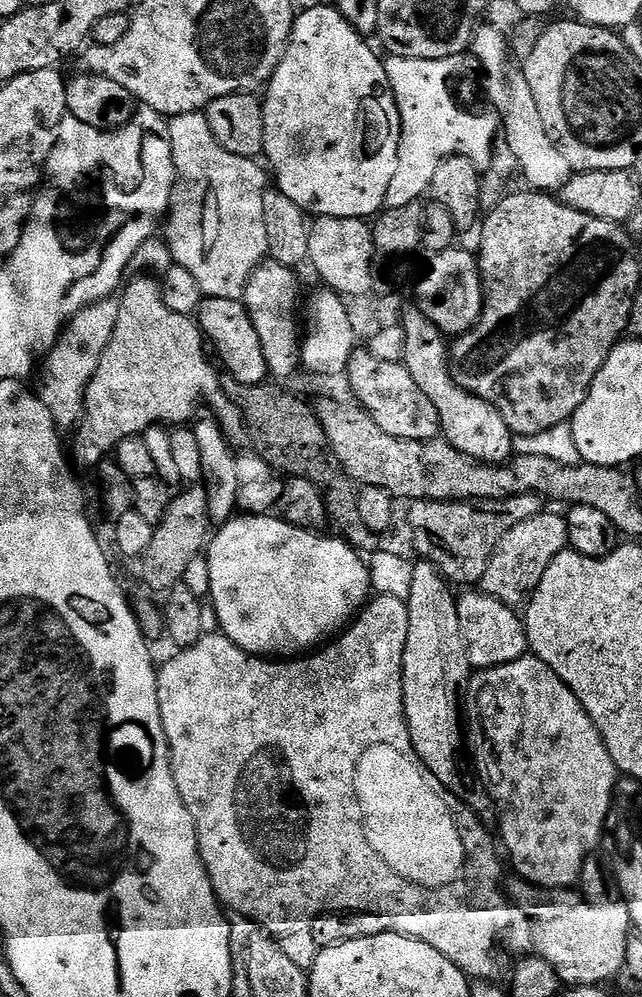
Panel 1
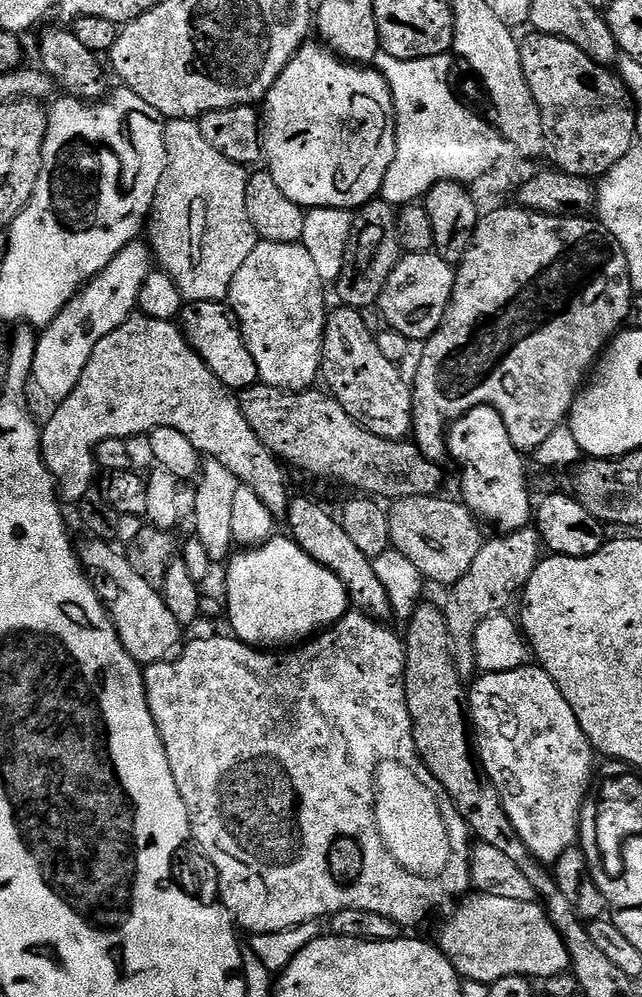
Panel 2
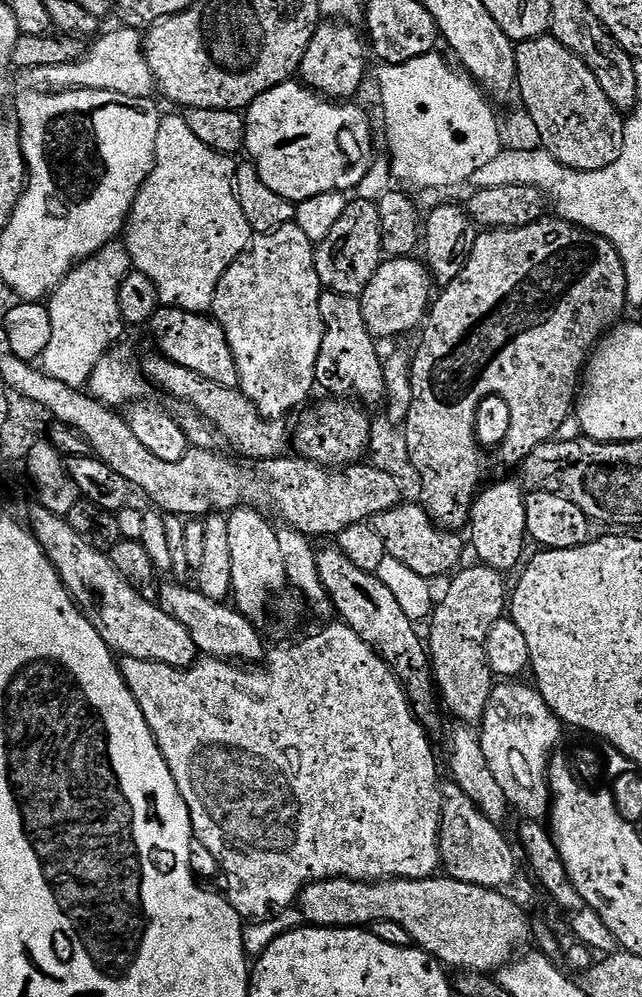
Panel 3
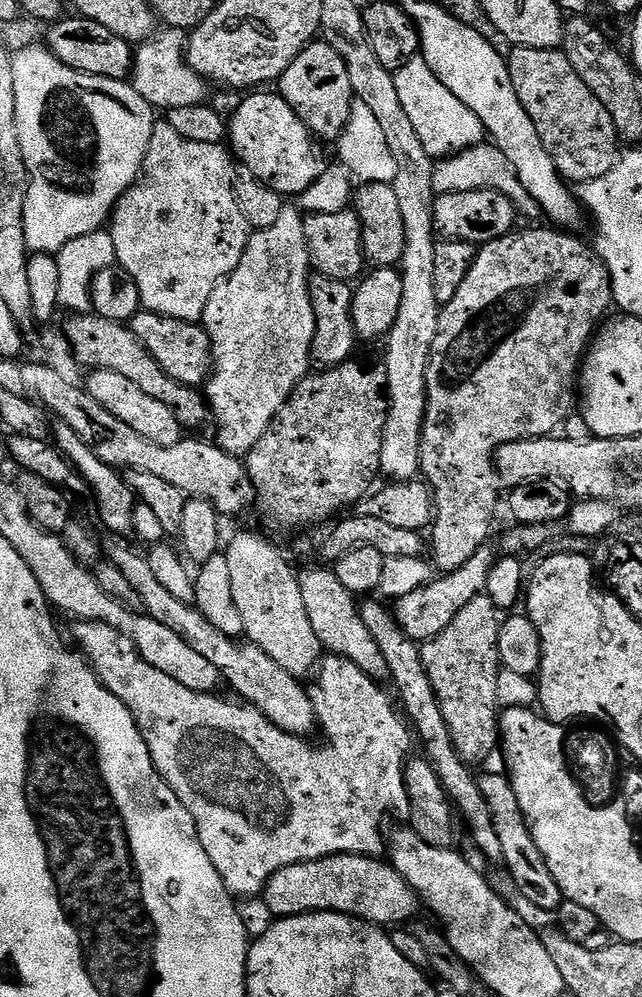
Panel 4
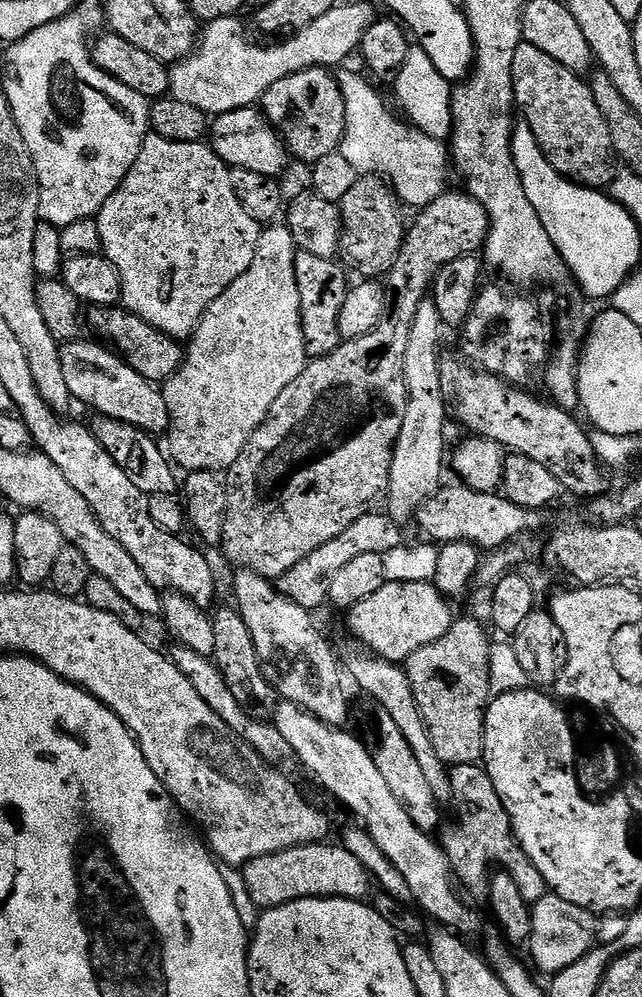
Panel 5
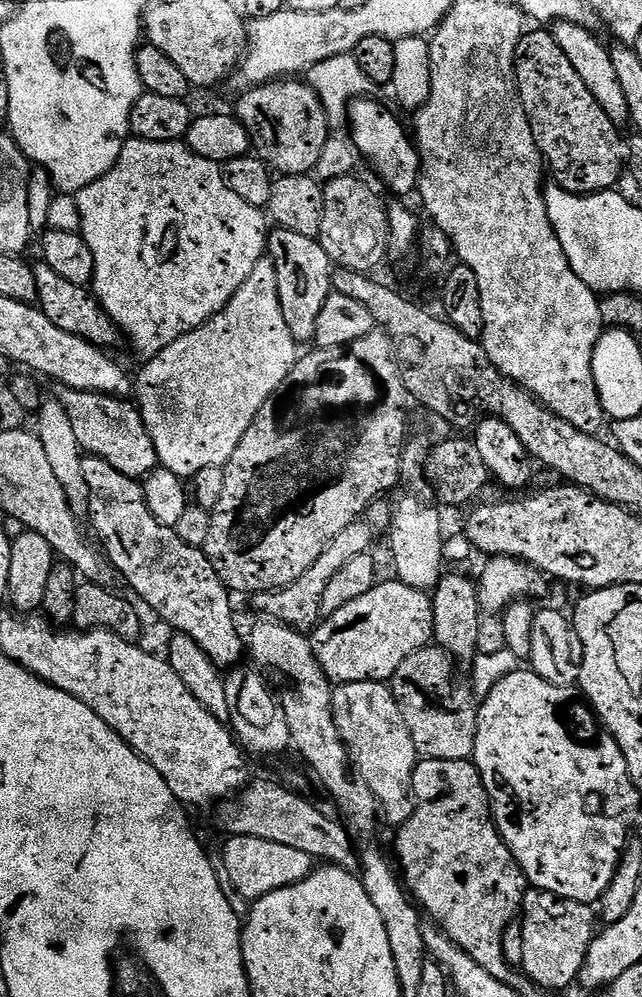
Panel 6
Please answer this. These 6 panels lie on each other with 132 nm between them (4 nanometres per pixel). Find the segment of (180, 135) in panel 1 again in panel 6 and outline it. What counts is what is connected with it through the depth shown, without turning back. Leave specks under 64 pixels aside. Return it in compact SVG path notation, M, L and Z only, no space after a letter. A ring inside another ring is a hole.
M129 139L125 144L118 162L98 182L84 188L75 197L76 205L80 211L80 232L83 235L86 246L90 246L90 254L94 254L94 278L90 285L97 304L102 305L106 314L116 324L121 333L128 335L128 340L144 355L151 358L166 350L178 338L182 338L187 332L201 328L207 320L213 318L225 308L234 298L234 294L250 278L254 266L265 259L268 247L268 234L270 220L261 209L250 206L250 202L242 202L230 186L224 181L224 169L219 164L210 162L188 149L184 142L150 142L149 140Z

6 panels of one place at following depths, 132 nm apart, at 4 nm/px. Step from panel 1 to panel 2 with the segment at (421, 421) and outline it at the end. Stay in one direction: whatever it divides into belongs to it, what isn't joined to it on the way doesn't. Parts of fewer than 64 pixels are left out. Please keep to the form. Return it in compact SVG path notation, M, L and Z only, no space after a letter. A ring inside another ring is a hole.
M336 306L336 309L327 313L324 322L324 351L322 353L322 380L325 380L327 391L342 406L342 410L346 410L346 414L350 414L350 418L354 418L358 423L363 424L366 430L370 430L370 434L378 434L378 438L383 440L404 440L412 430L412 384L404 381L404 376L399 372L400 368L394 361L386 358L379 350L377 342L377 333L368 329L368 324L364 321L365 313L355 308L346 308Z

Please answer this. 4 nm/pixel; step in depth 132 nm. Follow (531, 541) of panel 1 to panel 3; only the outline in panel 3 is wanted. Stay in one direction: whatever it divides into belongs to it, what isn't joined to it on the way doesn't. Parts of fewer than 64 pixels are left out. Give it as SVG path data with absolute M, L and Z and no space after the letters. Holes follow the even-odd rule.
M479 562L473 565L473 568L461 567L447 581L448 589L441 600L439 597L431 614L432 629L428 636L426 632L428 659L432 661L439 699L464 726L479 725L486 714L486 702L490 702L494 687L494 677L486 658L486 638L490 626L505 615L506 601L510 596L509 589L504 589L502 573Z

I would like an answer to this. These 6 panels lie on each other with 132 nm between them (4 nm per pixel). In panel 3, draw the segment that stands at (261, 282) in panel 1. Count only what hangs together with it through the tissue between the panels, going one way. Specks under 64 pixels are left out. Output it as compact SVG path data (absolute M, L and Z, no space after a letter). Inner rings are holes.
M295 222L282 226L273 232L262 232L253 235L248 249L229 266L226 274L222 274L222 278L218 282L218 290L214 294L214 302L210 309L211 315L220 323L222 330L226 334L226 338L230 342L230 350L234 354L234 362L238 366L240 391L244 392L246 398L250 398L257 410L268 417L269 420L278 420L287 417L287 412L292 412L299 404L306 403L308 395L312 392L312 388L315 389L317 387L316 367L318 366L318 350L322 350L322 334L324 333L322 314L320 313L321 291L322 285L318 278L318 270L316 269L316 249L314 242L310 238L306 238L306 234L302 234L302 230Z

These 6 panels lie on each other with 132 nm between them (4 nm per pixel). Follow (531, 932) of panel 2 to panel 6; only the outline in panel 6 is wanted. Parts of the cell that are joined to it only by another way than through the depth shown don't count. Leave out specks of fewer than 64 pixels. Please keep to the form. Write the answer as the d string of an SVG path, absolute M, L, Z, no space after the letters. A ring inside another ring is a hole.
M228 836L225 841L223 875L230 878L238 894L249 902L261 900L274 890L294 886L314 871L312 856L303 850L293 850L291 846L281 846L279 842L266 842L266 838L249 836Z

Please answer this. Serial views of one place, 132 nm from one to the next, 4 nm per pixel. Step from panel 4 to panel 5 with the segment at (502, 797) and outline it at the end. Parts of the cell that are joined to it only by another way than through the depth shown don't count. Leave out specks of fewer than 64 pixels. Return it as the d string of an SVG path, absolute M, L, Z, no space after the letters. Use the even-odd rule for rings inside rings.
M458 764L449 771L449 780L460 824L450 825L444 833L441 831L438 843L444 850L459 887L469 888L472 892L480 888L481 891L490 872L488 863L493 860L496 866L503 866L512 875L514 882L518 882L522 898L529 902L541 900L546 894L542 874L538 874L534 862L526 858L522 846L517 842L510 814L506 814L506 806L502 806L502 798L498 798L498 790L494 790L494 782L490 782L488 771L480 764Z

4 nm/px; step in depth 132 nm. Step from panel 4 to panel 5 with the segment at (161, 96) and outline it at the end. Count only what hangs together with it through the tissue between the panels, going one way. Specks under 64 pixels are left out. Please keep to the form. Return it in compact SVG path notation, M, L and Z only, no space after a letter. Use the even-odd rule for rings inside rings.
M337 3L322 18L314 18L310 26L292 33L291 36L272 42L267 48L264 44L255 44L250 37L244 33L244 24L239 15L209 20L203 25L198 36L198 43L193 52L185 60L177 60L170 68L170 95L178 102L187 102L197 110L205 112L209 118L215 118L226 114L230 110L242 110L259 105L263 101L266 90L274 86L274 82L282 82L282 78L290 78L290 74L298 74L307 68L335 69L335 64L340 64L348 55L355 53L362 42L362 34L370 30L370 26L378 18L368 4L344 4Z

